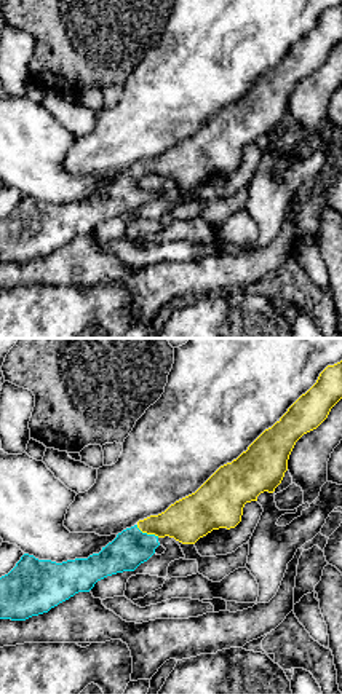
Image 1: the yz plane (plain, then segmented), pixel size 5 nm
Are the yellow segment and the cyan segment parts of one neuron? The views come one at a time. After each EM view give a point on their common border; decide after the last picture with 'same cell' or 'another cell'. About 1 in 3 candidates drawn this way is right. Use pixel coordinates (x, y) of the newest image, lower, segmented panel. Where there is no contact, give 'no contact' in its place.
meets yellow at (147, 533)

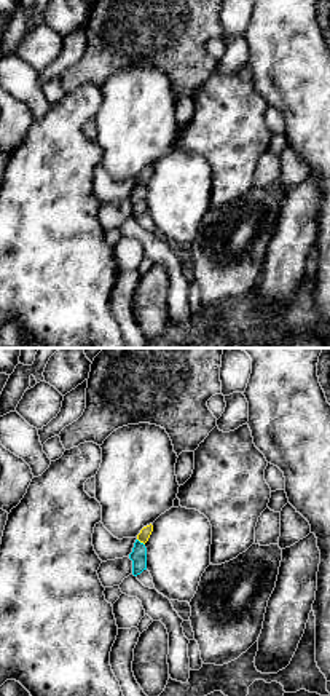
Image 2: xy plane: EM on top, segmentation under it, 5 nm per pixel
meets yellow at (141, 541)

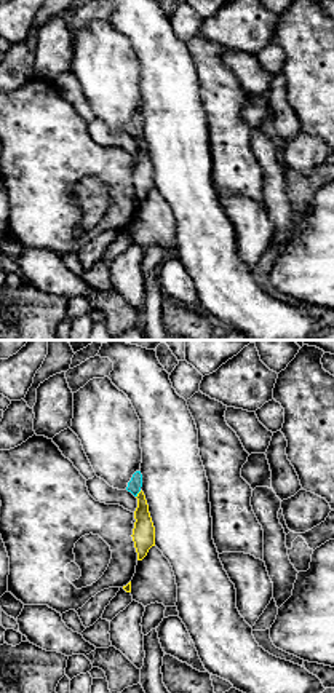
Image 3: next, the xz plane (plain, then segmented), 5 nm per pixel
meets yellow at (138, 494)

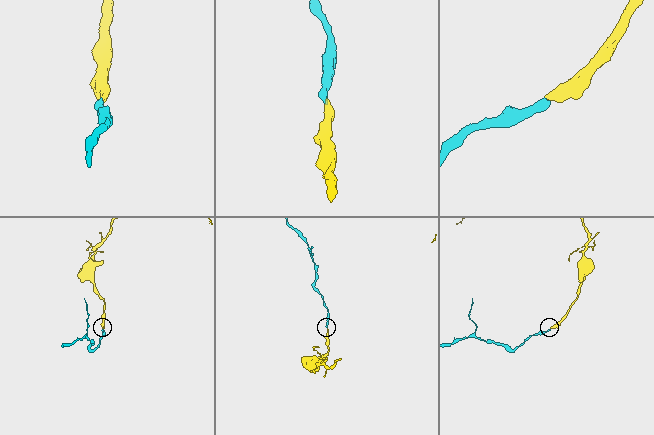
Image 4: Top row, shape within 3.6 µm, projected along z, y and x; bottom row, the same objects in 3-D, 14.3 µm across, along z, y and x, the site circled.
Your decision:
same cell

